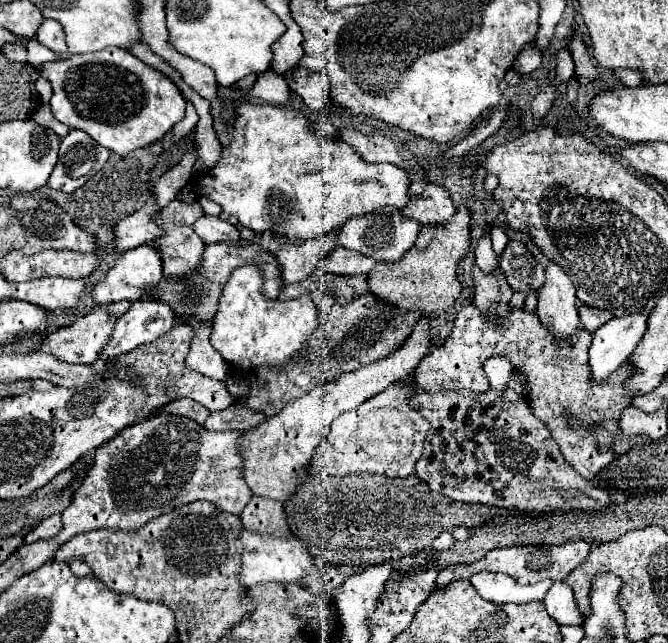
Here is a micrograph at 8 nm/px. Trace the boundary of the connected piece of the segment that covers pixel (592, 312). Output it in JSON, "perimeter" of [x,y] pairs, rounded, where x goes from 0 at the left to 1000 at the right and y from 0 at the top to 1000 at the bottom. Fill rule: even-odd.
{"perimeter":[[[868,474],[865,477],[865,487],[868,487],[868,499],[871,505],[880,512],[880,515],[892,515],[898,505],[904,505],[907,499],[913,499],[919,490],[904,484],[904,481],[886,481],[880,474]]]}

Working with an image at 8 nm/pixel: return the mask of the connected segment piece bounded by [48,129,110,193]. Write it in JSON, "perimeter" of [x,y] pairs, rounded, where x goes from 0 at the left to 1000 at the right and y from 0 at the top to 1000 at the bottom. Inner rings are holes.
{"perimeter":[[[108,201],[90,222],[87,253],[72,278],[72,291],[108,300],[138,278],[162,244],[162,232],[138,219],[126,204]]]}

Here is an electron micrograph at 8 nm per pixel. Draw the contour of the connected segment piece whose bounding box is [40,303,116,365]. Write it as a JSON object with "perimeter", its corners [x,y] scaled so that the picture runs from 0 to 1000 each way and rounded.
{"perimeter":[[[165,471],[147,474],[135,490],[123,493],[111,505],[78,518],[63,533],[60,546],[78,549],[99,565],[138,568],[150,558],[156,537],[162,537],[168,524],[168,509],[174,505],[174,493],[162,493],[162,474]]]}

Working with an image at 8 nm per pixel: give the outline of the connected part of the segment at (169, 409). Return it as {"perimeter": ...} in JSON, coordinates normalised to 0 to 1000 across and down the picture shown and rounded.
{"perimeter":[[[263,621],[254,630],[240,636],[243,642],[254,642],[254,645],[275,645],[281,652],[290,652],[296,658],[305,658],[311,652],[311,636],[305,636],[299,627],[287,624],[287,621]]]}

